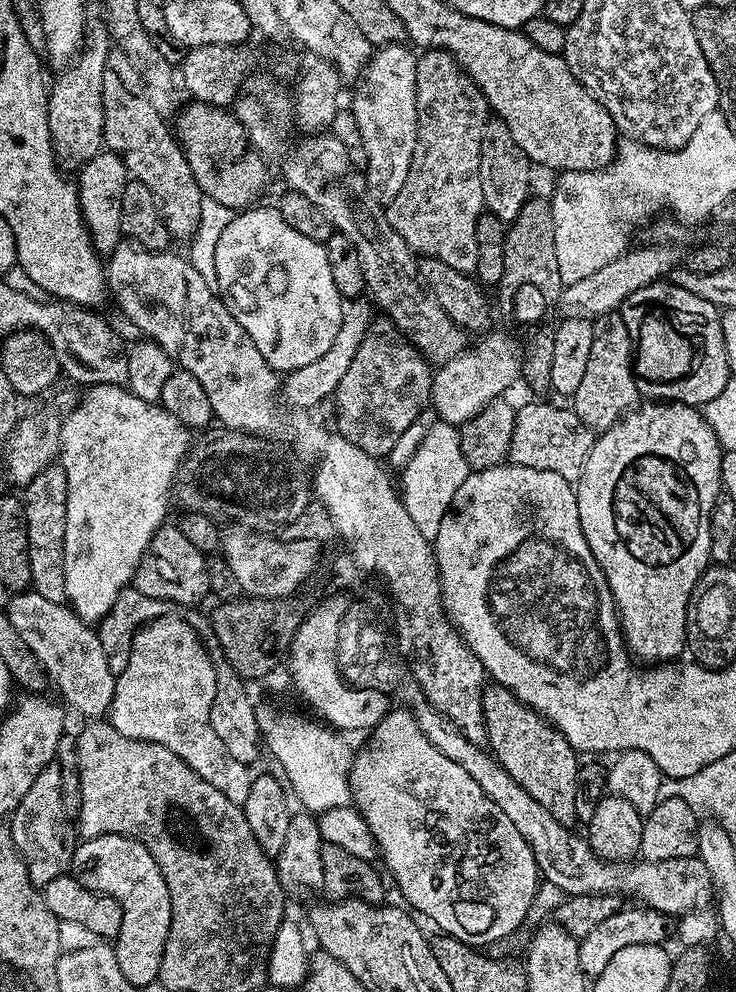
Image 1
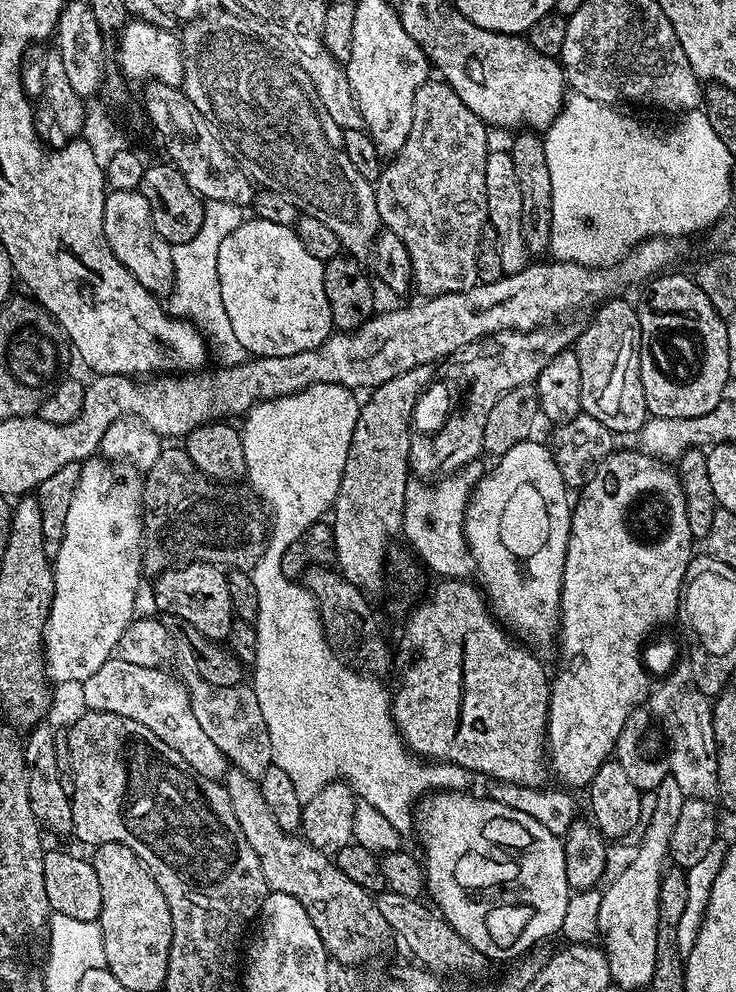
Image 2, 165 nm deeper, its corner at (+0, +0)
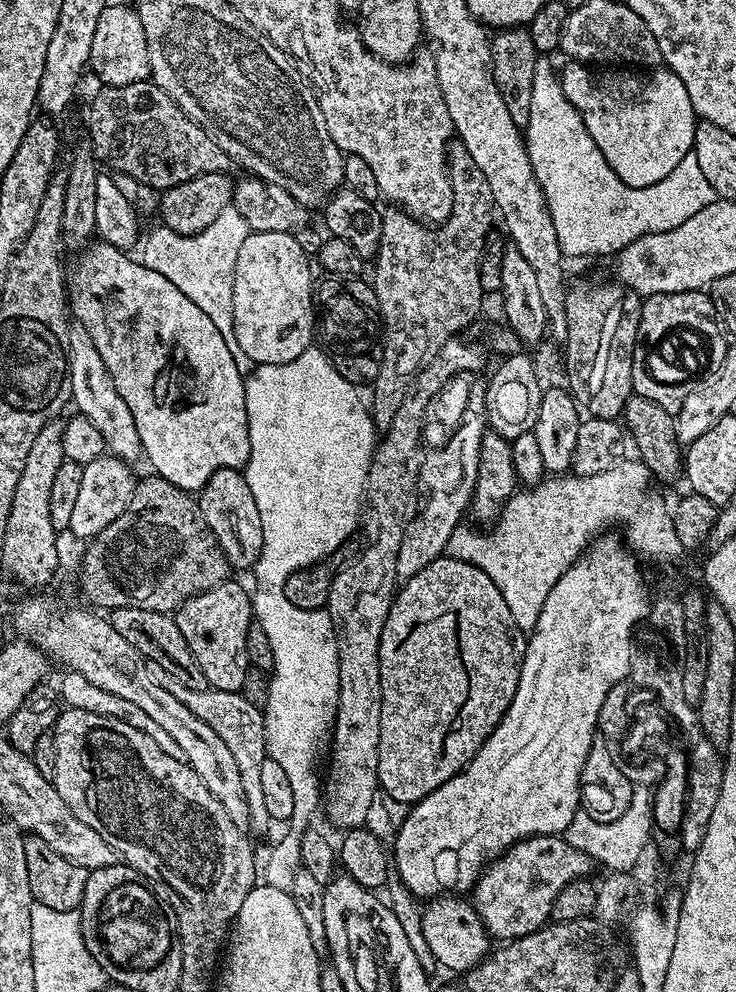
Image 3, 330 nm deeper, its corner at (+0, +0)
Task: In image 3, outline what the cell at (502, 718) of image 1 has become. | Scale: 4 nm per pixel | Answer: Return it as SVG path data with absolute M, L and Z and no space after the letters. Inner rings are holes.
M445 554L439 556L426 570L414 574L409 580L399 585L392 598L392 605L386 614L386 622L382 626L382 638L378 646L378 662L380 663L380 681L382 682L382 730L378 738L378 770L376 782L381 793L384 792L392 800L403 806L417 804L426 798L440 784L445 784L451 776L456 776L478 754L478 750L486 742L486 738L498 726L498 722L506 714L514 694L518 690L518 678L522 670L522 662L526 654L528 641L526 633L510 618L510 606L506 606L506 598L498 591L498 586L490 582L490 577L478 566L470 566L461 560L453 560ZM440 612L454 612L460 622L460 640L463 643L463 654L467 661L466 674L469 676L469 693L462 703L468 713L466 724L458 728L458 734L446 740L438 740L438 724L432 720L432 708L428 708L426 694L418 686L418 662L422 664L422 634L430 632L434 626L434 616Z

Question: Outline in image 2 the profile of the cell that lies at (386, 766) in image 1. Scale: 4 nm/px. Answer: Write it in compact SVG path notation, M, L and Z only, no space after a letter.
M436 790L433 791L431 794L423 797L417 803L414 809L414 828L415 831L418 833L420 831L420 840L424 843L424 856L422 855L422 867L424 869L424 875L426 877L426 892L427 895L432 895L431 903L435 905L438 909L439 915L442 916L451 927L454 928L469 943L469 945L478 953L483 955L489 961L492 960L510 960L508 962L515 961L517 958L515 956L520 956L523 952L528 952L531 950L532 947L535 946L539 940L544 940L547 936L552 936L561 931L562 928L562 920L565 917L566 913L566 904L570 897L570 889L568 883L566 882L566 854L564 853L564 841L559 836L555 836L554 834L550 834L550 830L546 830L546 826L542 826L542 822L534 822L534 818L530 818L530 814L522 814L522 810L510 810L510 806L502 806L502 802L498 802L497 800L493 800L491 798L485 798L483 795L480 796L468 796L469 793L467 791L463 792L449 792L447 790Z

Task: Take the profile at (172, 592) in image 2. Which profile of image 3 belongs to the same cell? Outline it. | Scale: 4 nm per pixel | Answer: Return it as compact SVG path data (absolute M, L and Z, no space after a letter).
M229 578L223 584L214 586L205 592L199 592L196 596L191 596L174 613L178 630L182 630L182 638L186 638L186 646L190 646L202 674L206 674L209 689L218 692L241 691L250 667L246 654L246 632L254 623L252 596L249 589L247 592L242 585L235 584L234 580Z

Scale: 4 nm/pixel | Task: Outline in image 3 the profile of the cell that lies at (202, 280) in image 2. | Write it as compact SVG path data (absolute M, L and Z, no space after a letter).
M231 207L222 210L222 214L218 214L218 218L214 218L214 222L210 222L210 226L206 226L206 230L196 236L183 236L171 232L166 227L157 226L149 234L148 244L141 243L138 248L140 263L162 274L162 278L170 278L170 282L174 282L174 286L178 286L178 290L182 290L182 294L186 294L186 298L190 298L190 302L194 302L194 306L199 306L210 317L210 322L218 326L218 334L222 334L222 342L226 342L226 347L234 358L234 366L238 366L238 370L245 374L251 372L254 365L250 354L246 354L246 350L238 346L238 338L234 334L232 325L232 303L234 302L234 266L238 266L238 250L242 250L242 242L246 242L248 233L246 218L242 218L242 214L238 214L238 210Z

